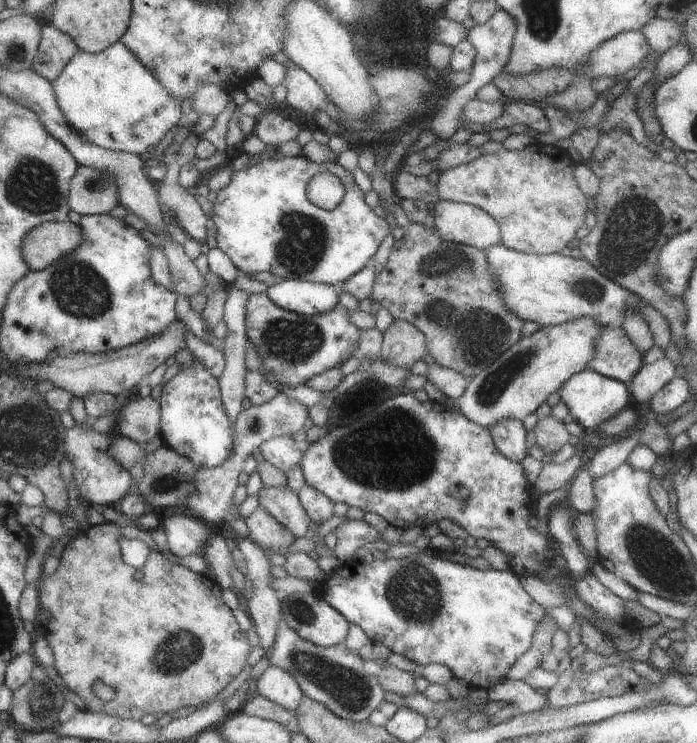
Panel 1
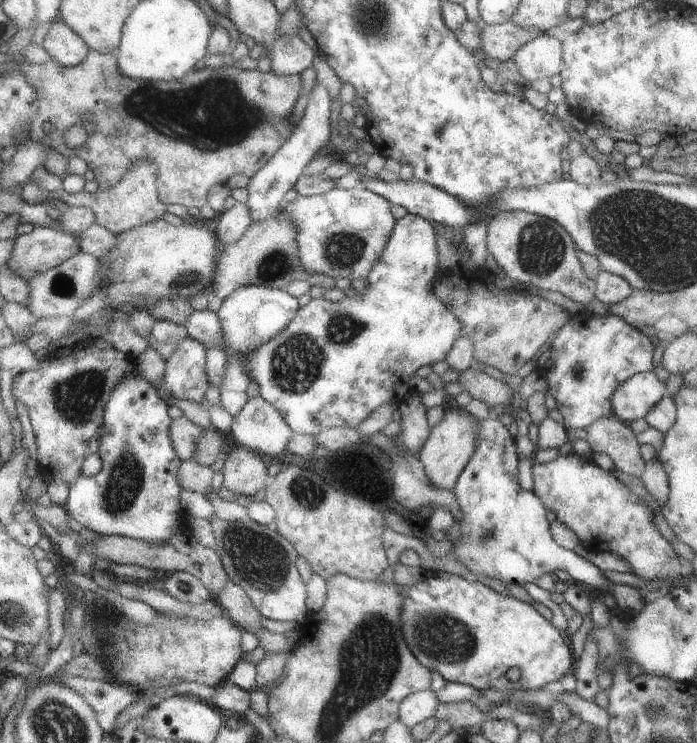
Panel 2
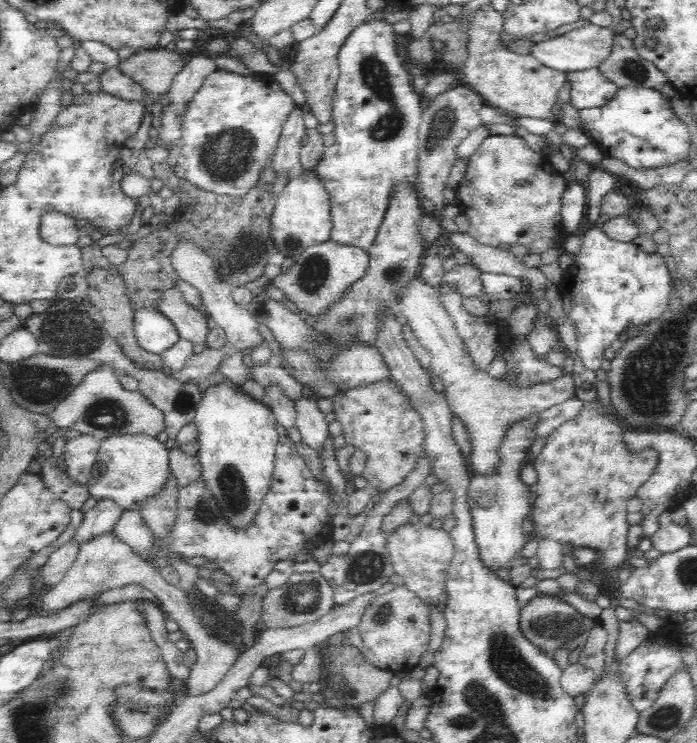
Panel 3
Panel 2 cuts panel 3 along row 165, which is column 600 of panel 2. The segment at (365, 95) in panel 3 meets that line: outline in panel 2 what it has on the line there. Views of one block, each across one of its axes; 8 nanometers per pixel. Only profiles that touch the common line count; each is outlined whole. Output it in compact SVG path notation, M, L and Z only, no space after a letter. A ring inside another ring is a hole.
M586 312L570 315L570 321L566 322L555 334L555 338L550 344L550 358L541 369L548 386L546 393L556 400L556 406L562 414L564 426L568 429L585 429L592 422L596 422L597 418L612 413L610 400L612 400L614 390L633 374L654 369L655 345L654 340L619 316L589 317Z

